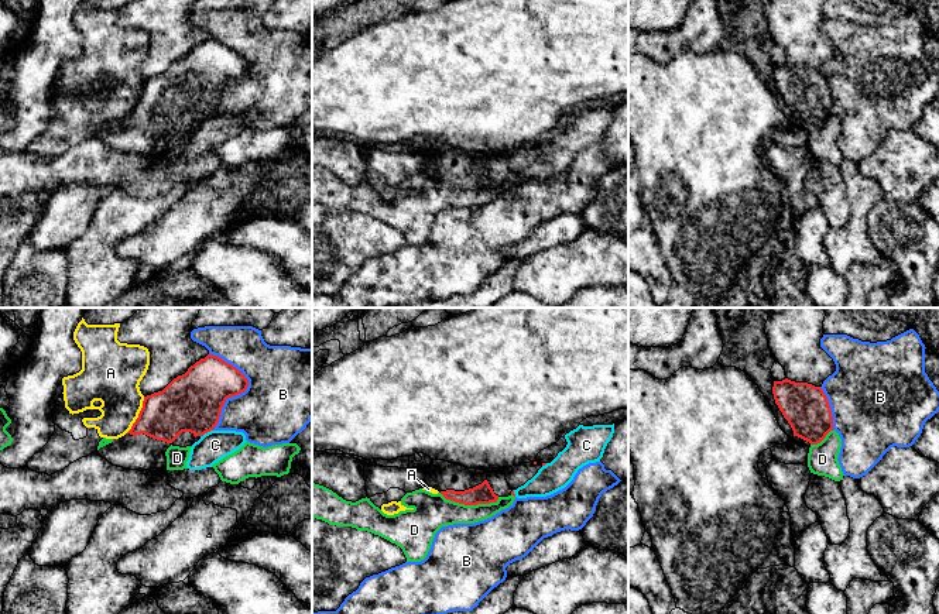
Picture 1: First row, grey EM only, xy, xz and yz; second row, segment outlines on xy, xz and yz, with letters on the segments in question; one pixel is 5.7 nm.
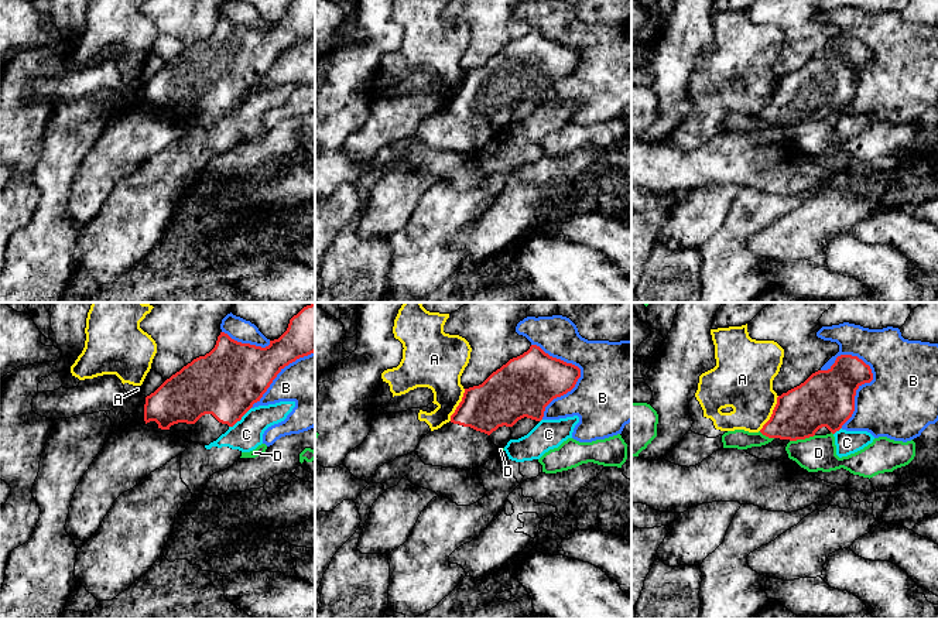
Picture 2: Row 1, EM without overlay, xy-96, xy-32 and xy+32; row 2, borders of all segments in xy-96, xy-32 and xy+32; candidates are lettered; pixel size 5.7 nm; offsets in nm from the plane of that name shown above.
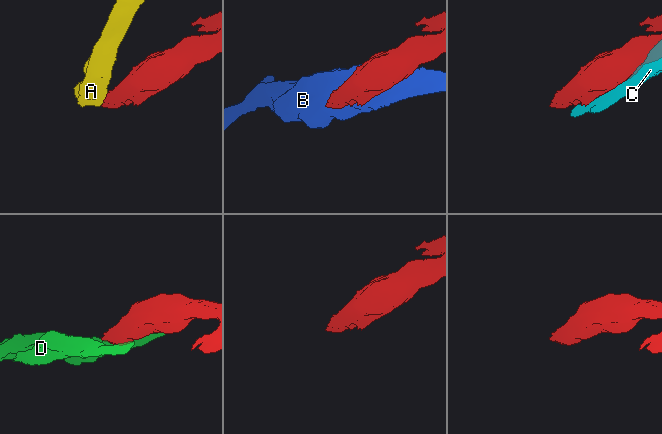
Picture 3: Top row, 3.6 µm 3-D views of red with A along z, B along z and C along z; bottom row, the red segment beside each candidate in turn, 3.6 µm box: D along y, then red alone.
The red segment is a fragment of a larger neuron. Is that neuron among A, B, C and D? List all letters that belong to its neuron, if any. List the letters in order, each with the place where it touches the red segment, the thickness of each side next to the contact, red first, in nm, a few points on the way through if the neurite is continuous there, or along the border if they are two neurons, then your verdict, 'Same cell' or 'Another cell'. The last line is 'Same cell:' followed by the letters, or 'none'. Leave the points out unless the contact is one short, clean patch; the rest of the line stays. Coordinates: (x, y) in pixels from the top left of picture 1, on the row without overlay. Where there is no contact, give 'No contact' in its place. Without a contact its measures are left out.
A: Touches red at xy (139, 99). Thickness 280 nm (red) against 280 nm. Boundary: xy (144, 81), (139, 100), (126, 116). Another cell
B: Touches red at xy (244, 74). Thickness 300 nm (red) against 440 nm. Another cell
C: Touches red at xy (206, 116). Thickness 340 nm (red) against 170 nm. Another cell
D: Touches red at xz (469, 188). Thickness 110 nm (red) against 200 nm. Boundary: xz (439, 177), (446, 182), (465, 188), (489, 188), (499, 182). Another cell
Same cell: none

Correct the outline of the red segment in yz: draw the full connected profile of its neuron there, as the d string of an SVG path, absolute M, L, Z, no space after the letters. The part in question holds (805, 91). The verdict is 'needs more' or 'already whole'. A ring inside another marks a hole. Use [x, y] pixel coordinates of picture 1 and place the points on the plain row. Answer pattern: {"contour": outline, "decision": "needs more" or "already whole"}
{"contour": "M788 62L774 65L775 88L794 114L784 128L771 131L772 143L785 148L808 150L812 128L820 127L833 114L833 99L820 71Z", "decision": "needs more"}

